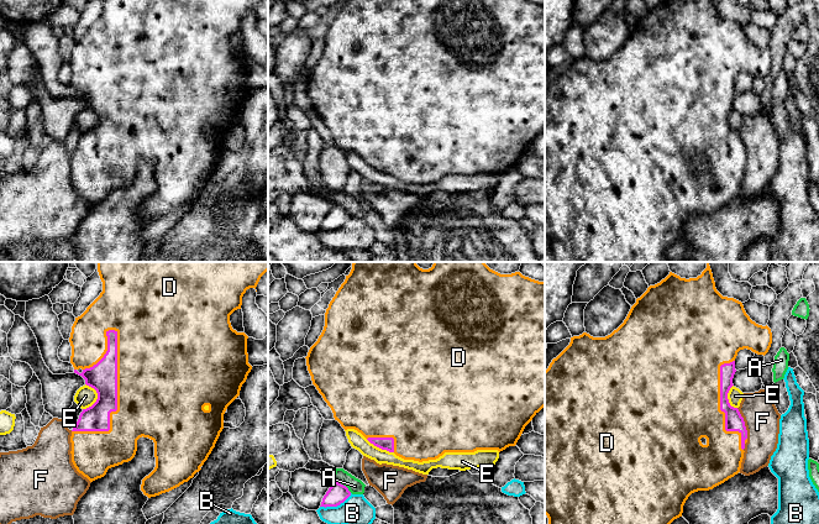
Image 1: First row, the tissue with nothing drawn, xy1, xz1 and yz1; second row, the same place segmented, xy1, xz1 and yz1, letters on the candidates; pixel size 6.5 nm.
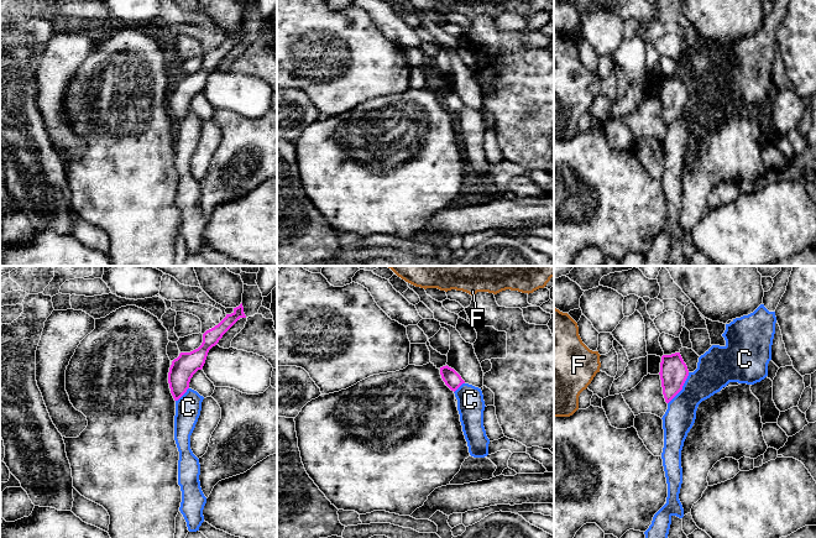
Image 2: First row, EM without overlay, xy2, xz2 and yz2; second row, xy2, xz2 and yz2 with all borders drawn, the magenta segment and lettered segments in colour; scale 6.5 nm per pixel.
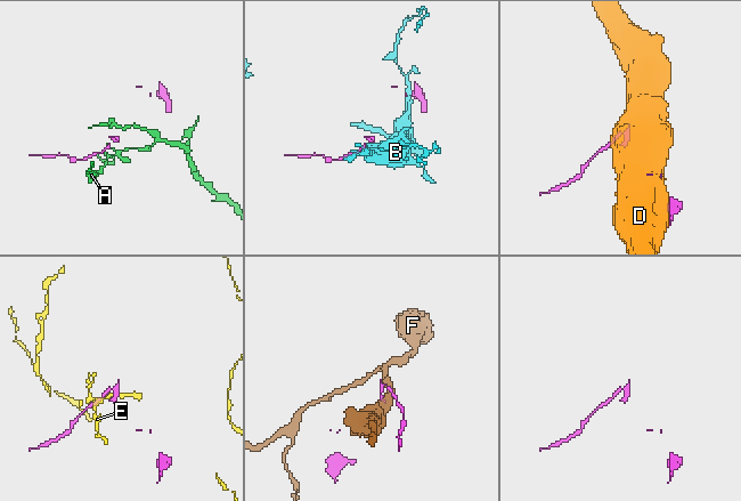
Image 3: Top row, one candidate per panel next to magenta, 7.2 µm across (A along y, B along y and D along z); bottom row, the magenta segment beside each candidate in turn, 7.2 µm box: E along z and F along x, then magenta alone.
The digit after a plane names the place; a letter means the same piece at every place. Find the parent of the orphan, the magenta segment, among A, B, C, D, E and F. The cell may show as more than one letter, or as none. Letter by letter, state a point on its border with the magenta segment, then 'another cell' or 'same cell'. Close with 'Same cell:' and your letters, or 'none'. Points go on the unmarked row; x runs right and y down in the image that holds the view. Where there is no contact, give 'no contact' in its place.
A: meets magenta in xz1 at (342, 208); another cell
B: meets magenta in xz1 at (335, 229); another cell
C: meets magenta in yz2 at (681, 111); another cell
D: meets magenta in xy1 at (116, 122); same cell
E: meets magenta in xy1 at (98, 120); another cell
F: meets magenta in yz1 at (744, 146); another cell
Same cell: D

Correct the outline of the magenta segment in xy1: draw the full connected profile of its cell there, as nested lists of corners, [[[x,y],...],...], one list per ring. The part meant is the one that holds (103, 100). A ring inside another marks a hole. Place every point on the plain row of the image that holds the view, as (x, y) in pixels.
[[[100,0],[100,2],[103,15],[80,40],[75,41],[69,61],[70,87],[74,90],[74,96],[82,99],[85,108],[98,116],[96,125],[83,132],[72,153],[72,185],[79,196],[93,205],[104,200],[109,192],[131,184],[137,174],[137,163],[142,159],[148,161],[154,166],[156,190],[142,203],[141,214],[151,221],[169,215],[193,201],[215,171],[224,152],[224,137],[240,119],[241,110],[252,93],[247,77],[248,59],[232,52],[230,38],[241,32],[243,17],[250,11],[256,12],[261,0]]]

